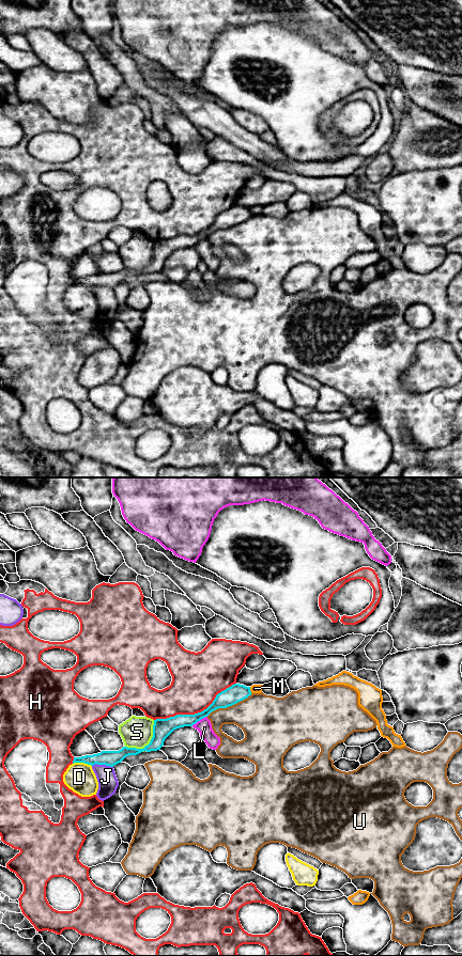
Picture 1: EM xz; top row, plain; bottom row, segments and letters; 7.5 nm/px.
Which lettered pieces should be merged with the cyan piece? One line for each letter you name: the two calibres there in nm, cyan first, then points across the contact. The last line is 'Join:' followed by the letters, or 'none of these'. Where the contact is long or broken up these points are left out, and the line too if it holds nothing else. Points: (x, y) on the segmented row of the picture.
Join: none of these

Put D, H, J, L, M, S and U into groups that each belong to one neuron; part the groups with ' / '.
D / H / J / L / M / S / U

